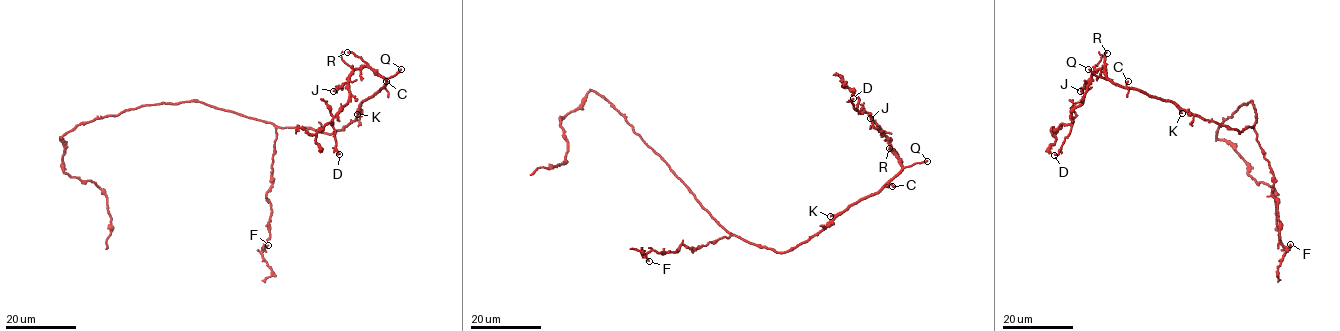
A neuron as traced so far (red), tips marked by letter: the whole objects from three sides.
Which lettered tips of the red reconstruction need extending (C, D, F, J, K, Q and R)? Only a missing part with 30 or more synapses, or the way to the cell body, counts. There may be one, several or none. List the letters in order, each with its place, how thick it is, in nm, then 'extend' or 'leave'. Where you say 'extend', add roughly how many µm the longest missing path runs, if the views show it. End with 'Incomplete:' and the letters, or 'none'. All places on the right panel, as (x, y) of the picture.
C: at (1128, 81); 150 nm thick; leave
D: at (1054, 155); 140 nm thick; leave
F: at (1290, 244); 160 nm thick; leave
J: at (1080, 91); 280 nm thick; leave
K: at (1182, 113); 140 nm thick; leave
Q: at (1088, 69); 180 nm thick; extend; about 30 µm are missing
R: at (1107, 53); 150 nm thick; leave
Incomplete: Q

